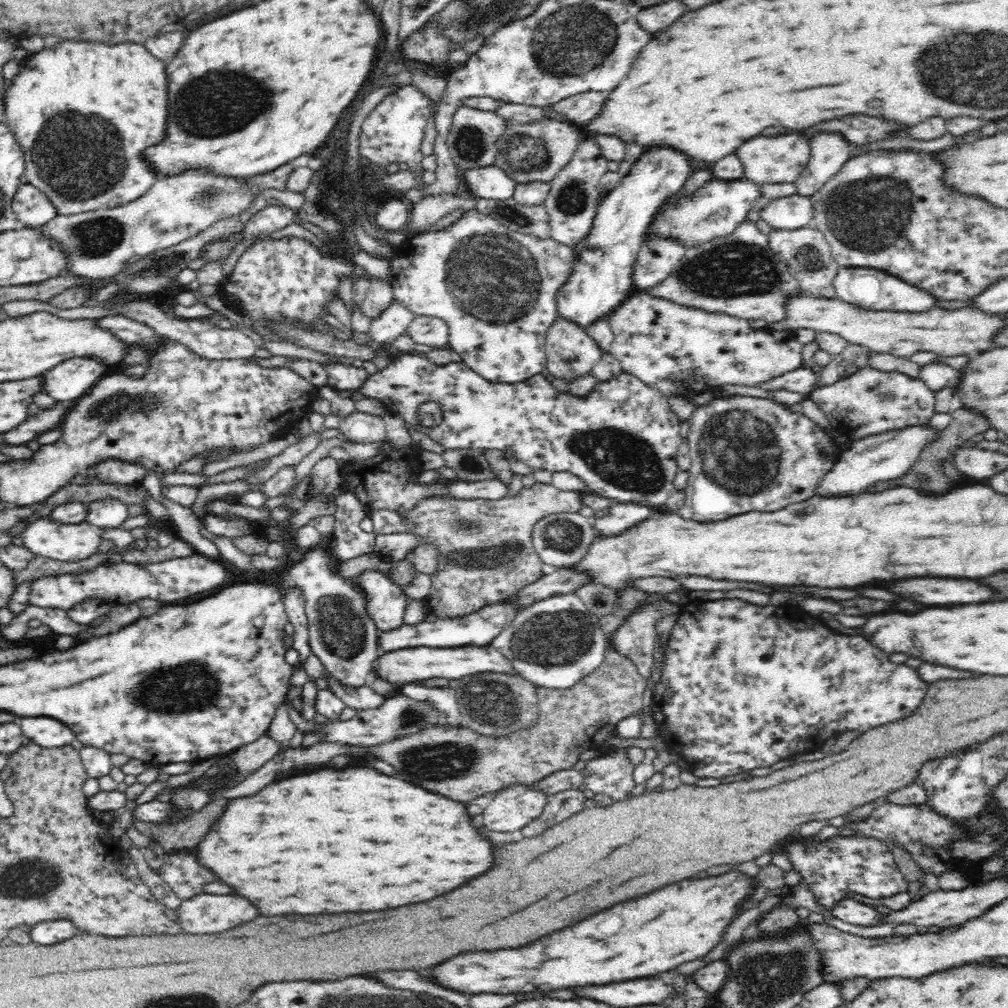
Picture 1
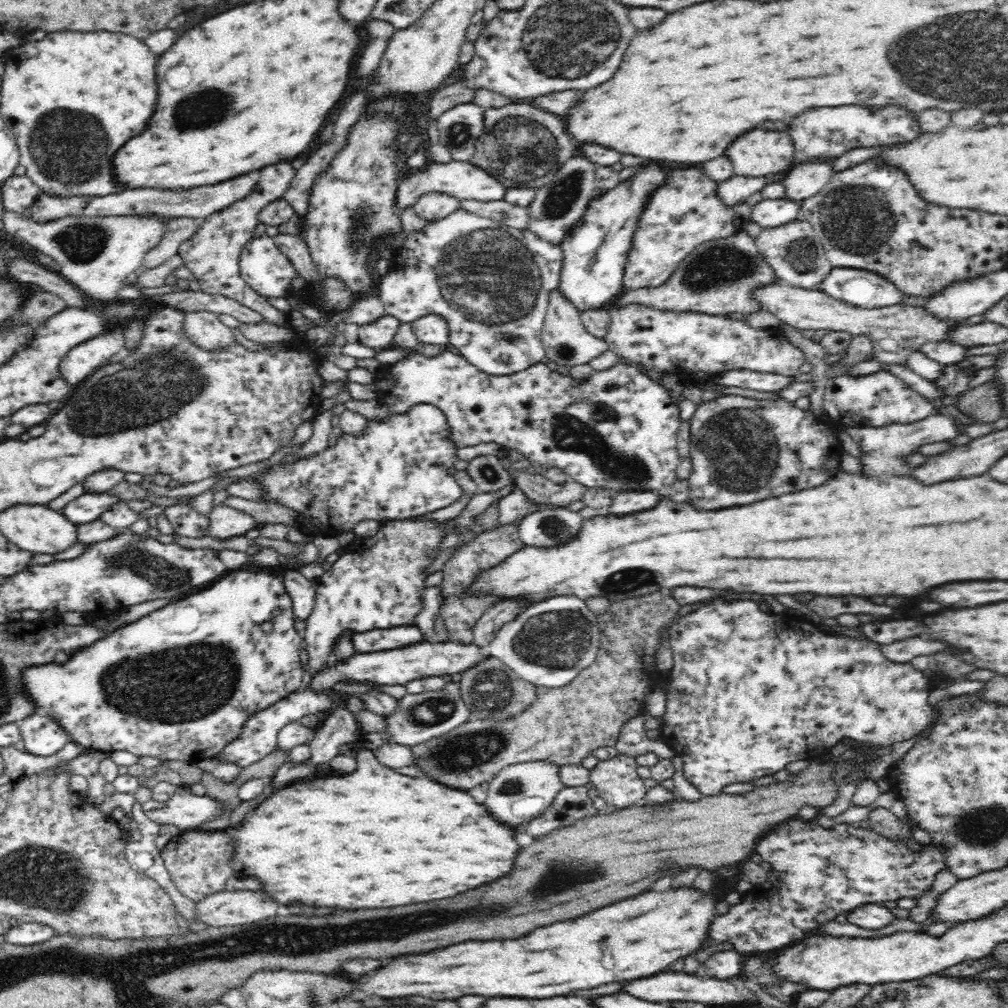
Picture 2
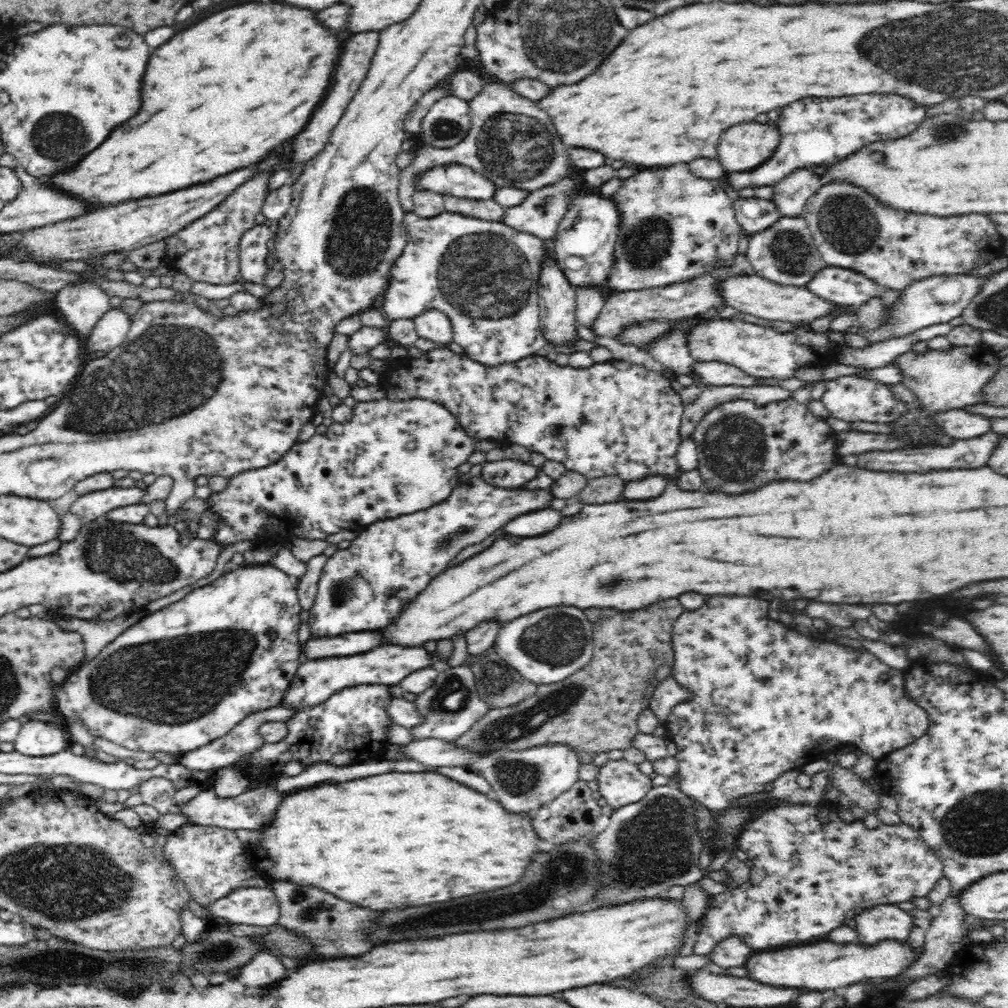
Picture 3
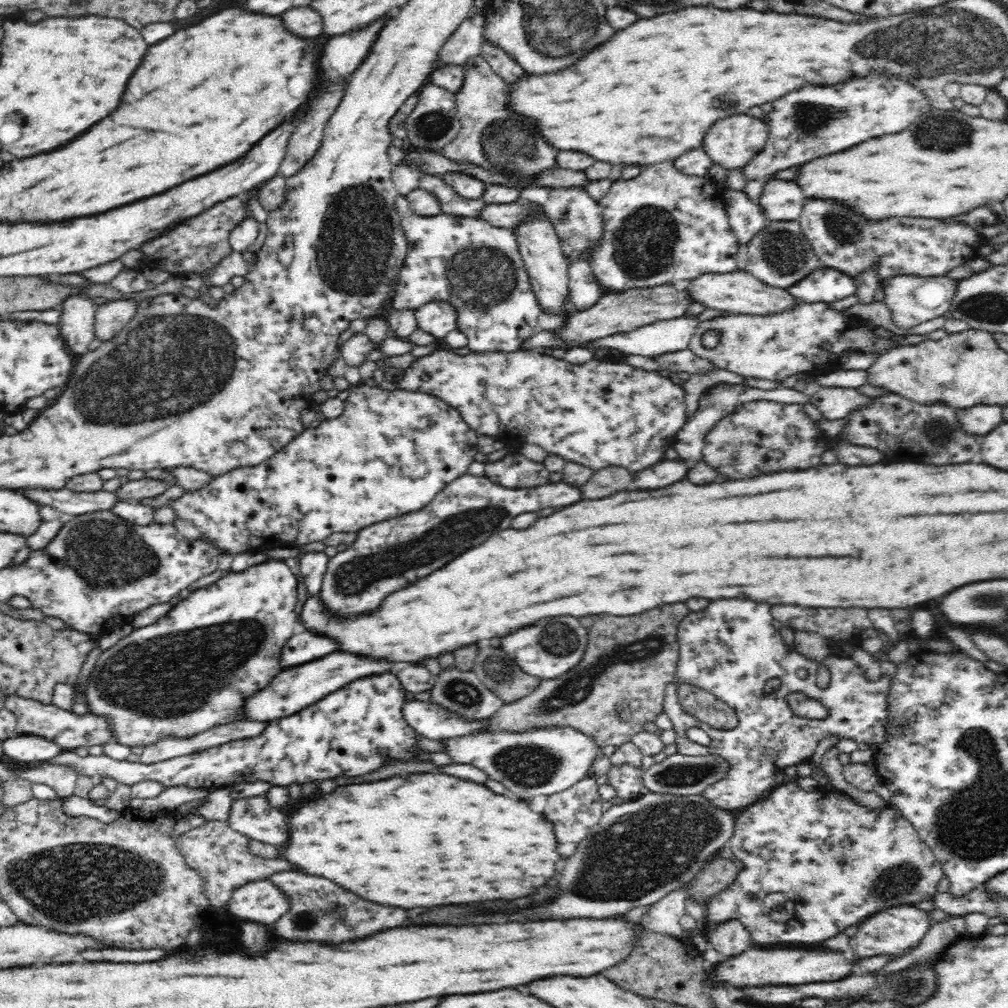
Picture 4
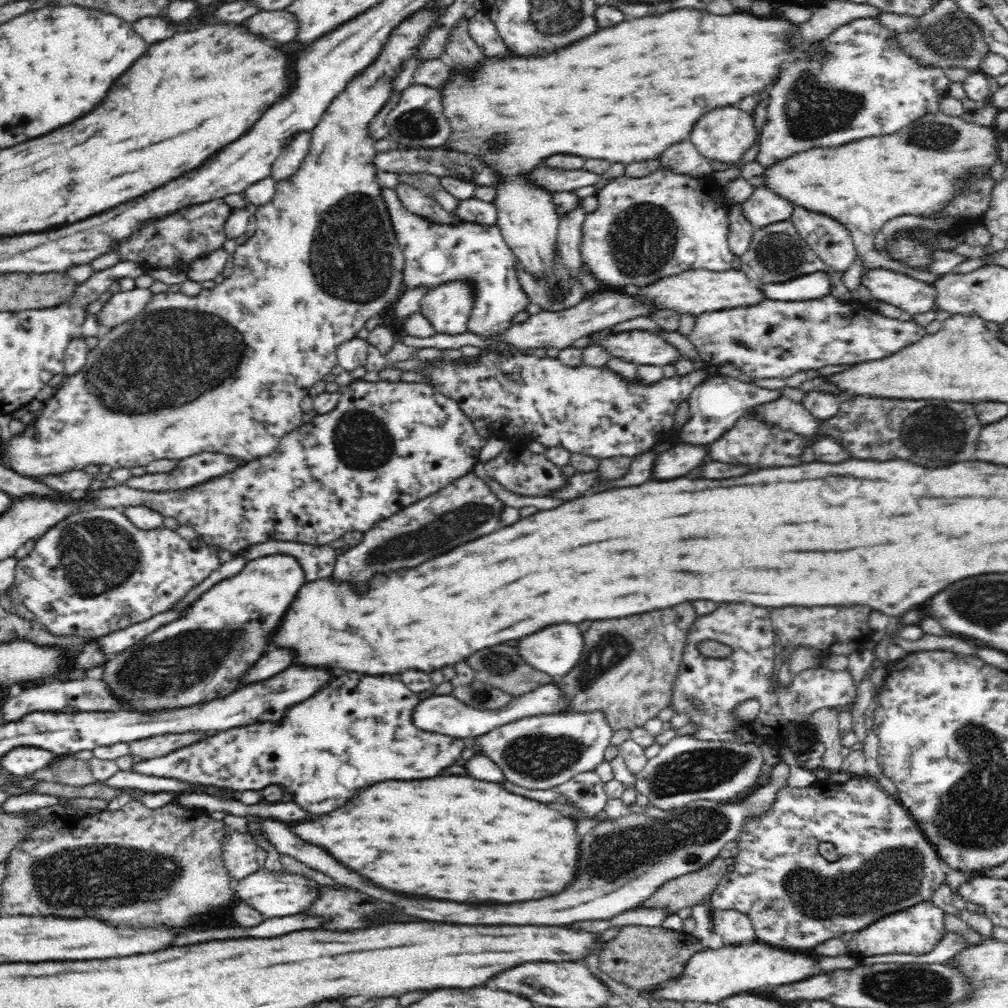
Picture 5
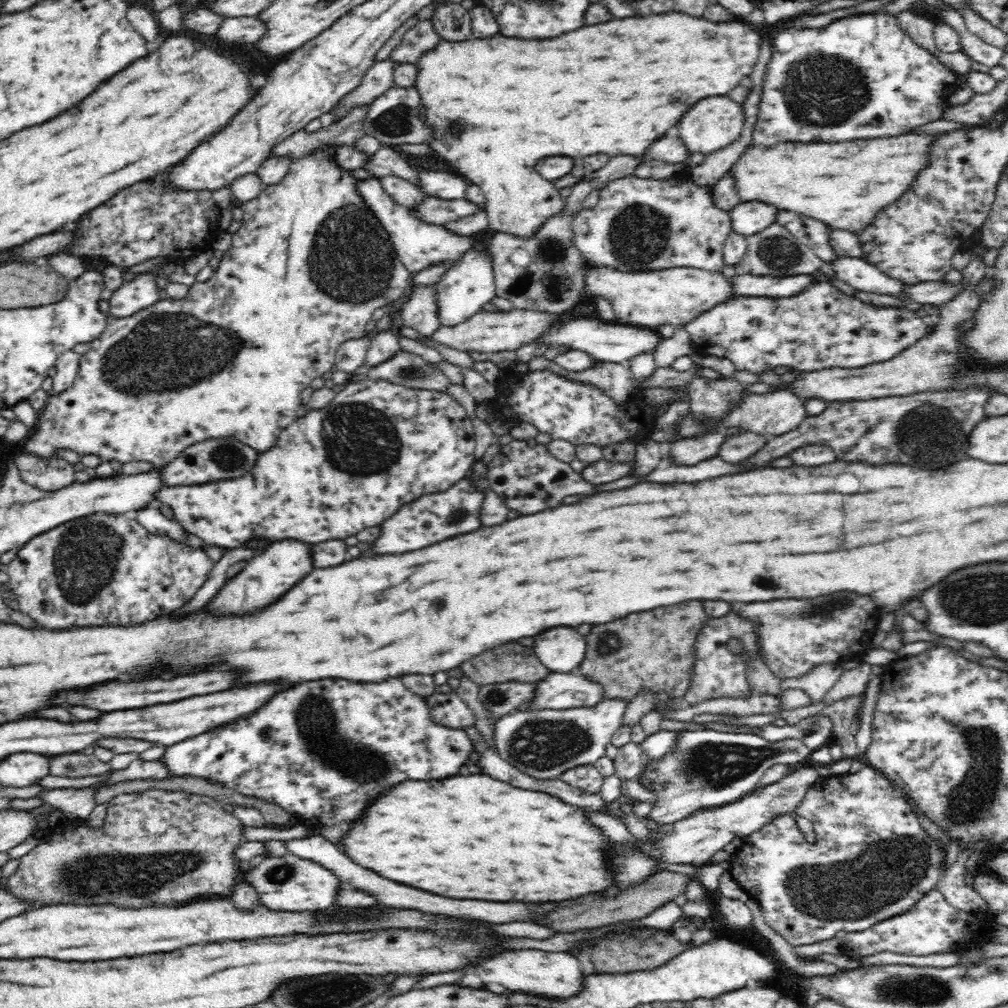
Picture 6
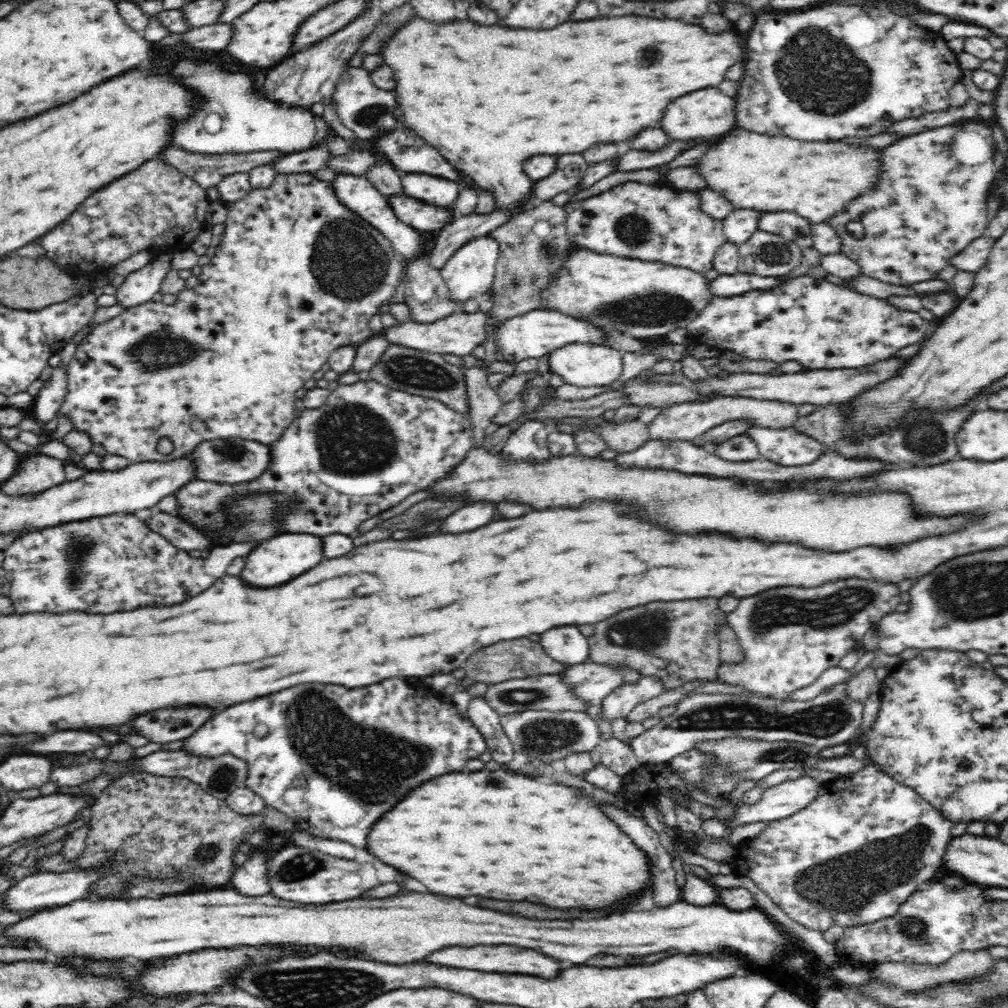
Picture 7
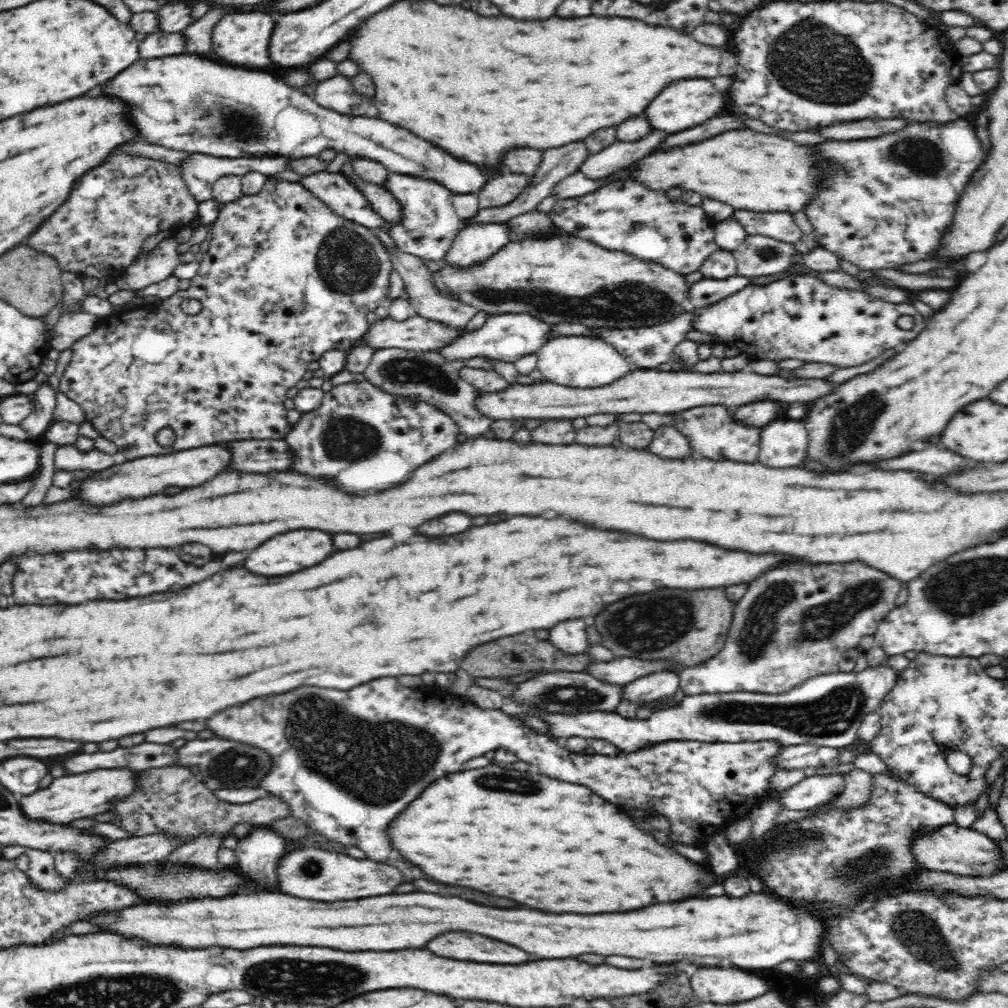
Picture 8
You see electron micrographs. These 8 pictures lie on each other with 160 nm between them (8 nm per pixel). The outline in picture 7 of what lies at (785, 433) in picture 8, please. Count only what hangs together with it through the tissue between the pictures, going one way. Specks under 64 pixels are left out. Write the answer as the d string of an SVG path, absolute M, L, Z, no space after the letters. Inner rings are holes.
M751 426L745 434L755 440L760 448L760 454L766 460L772 460L782 466L812 464L826 450L823 444L812 440L810 436L794 431L793 426L785 429Z

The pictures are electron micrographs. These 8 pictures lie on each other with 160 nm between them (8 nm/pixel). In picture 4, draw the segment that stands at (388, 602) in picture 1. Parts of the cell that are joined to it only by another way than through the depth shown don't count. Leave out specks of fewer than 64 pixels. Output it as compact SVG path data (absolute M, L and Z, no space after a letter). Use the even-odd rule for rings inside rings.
M463 474L448 483L424 508L357 531L353 543L329 558L318 598L323 608L332 614L344 614L344 618L376 612L388 594L432 574L470 546L482 544L492 532L506 530L504 518L542 508L570 506L580 498L580 490L564 481L534 488L504 488L486 476Z

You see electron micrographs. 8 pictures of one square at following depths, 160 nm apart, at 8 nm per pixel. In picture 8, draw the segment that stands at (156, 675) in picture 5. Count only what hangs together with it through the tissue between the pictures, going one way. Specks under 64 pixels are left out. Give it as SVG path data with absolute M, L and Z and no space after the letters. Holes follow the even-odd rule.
M294 530L294 532L274 536L272 540L264 542L260 548L256 548L246 558L246 568L258 576L282 576L282 574L300 572L308 566L316 566L322 560L326 560L332 552L334 552L334 548L332 548L330 534L316 532L316 530Z

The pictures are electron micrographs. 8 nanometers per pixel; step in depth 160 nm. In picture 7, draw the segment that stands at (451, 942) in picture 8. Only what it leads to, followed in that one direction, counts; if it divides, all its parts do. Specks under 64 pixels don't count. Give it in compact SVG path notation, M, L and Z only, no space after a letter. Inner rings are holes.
M474 946L474 948L444 948L426 958L432 964L450 966L450 968L472 968L480 972L508 972L508 974L530 974L544 976L546 980L555 979L561 975L562 966L558 960L552 960L534 950L522 950L516 946Z

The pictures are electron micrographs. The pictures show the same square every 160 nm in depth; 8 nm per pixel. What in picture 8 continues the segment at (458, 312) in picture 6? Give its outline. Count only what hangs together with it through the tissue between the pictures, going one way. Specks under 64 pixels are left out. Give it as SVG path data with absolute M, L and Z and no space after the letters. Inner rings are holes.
M474 223L461 230L444 259L454 269L471 269L510 242L506 224Z

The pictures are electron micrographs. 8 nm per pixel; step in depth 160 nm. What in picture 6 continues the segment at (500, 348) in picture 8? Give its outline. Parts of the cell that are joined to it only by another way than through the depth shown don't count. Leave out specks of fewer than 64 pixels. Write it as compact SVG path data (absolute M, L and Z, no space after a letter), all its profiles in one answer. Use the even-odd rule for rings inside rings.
M575 318L565 323L556 323L539 343L521 346L518 350L515 350L515 353L518 361L528 363L532 356L536 356L534 350L538 346L560 344L560 346L570 346L572 349L587 352L597 361L621 363L623 360L631 361L639 354L653 353L662 340L660 333L654 329L623 324L617 321L604 322L601 318Z

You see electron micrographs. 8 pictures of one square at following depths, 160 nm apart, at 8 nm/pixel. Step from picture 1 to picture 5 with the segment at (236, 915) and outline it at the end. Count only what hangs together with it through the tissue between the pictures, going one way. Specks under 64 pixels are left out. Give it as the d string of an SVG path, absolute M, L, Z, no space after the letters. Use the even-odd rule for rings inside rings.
M262 868L258 872L234 882L232 887L238 900L246 902L260 914L266 912L276 918L276 916L292 916L292 914L298 914L304 908L308 908L316 900L316 884L317 882L312 882L312 880L308 880L308 877L304 878L298 874L271 873L266 868Z

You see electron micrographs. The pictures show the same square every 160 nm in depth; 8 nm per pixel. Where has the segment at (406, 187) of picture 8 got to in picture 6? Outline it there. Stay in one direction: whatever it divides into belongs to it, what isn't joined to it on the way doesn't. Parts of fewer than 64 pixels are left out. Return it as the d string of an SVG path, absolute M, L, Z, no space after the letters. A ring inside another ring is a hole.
M434 171L421 172L419 186L422 186L422 192L428 192L428 197L436 196L448 200L464 199L468 188L462 176Z

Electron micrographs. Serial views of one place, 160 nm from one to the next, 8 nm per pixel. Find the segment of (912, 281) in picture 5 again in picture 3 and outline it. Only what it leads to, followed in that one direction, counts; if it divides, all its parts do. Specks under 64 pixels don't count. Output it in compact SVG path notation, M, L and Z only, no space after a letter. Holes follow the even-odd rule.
M990 272L986 276L972 274L929 276L913 282L901 291L901 297L892 305L893 319L887 325L882 325L864 334L868 342L866 346L872 346L886 339L906 336L927 326L949 323L953 318L961 316L970 301L982 290L985 282L995 274L996 272Z

